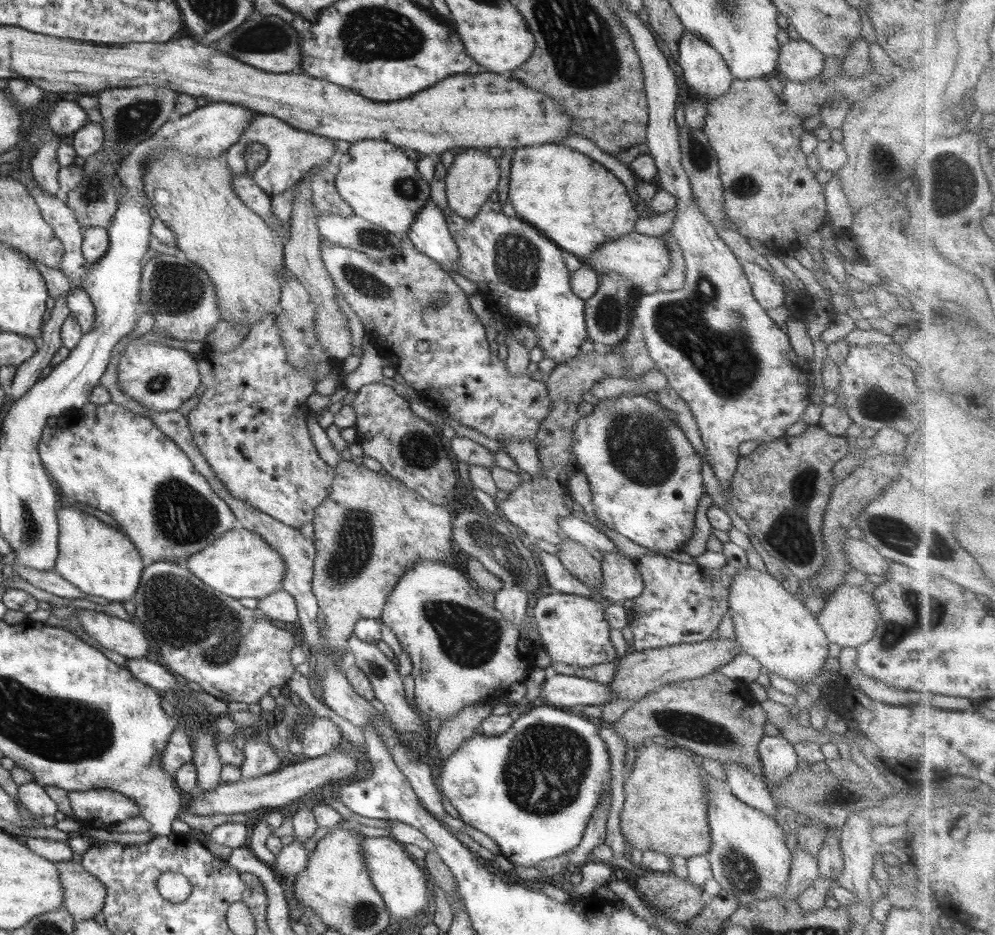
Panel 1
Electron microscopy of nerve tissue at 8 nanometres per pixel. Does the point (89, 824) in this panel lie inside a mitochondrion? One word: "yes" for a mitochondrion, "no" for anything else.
no

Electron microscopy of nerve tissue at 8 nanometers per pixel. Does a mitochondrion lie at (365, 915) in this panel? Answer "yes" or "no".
yes

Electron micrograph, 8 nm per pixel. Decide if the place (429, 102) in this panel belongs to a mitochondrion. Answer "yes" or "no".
no

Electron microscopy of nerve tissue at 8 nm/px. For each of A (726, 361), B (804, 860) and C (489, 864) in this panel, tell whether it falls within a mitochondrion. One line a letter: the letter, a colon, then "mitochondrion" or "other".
A: mitochondrion
B: other
C: other

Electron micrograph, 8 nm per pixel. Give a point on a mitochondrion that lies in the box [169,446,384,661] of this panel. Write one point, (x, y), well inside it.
(349, 553)

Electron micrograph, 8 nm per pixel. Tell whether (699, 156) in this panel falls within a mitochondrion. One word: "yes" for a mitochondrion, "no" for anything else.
yes

